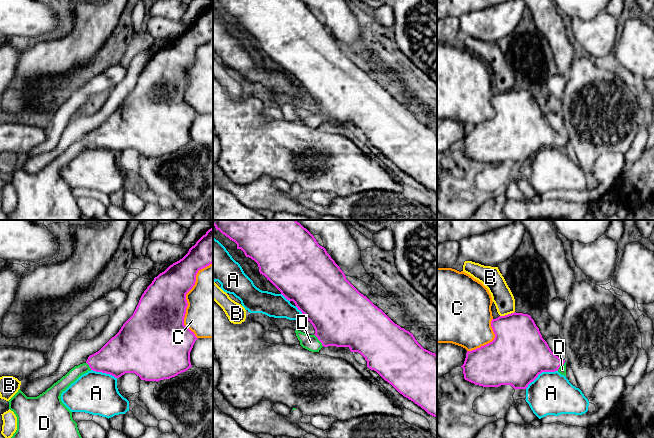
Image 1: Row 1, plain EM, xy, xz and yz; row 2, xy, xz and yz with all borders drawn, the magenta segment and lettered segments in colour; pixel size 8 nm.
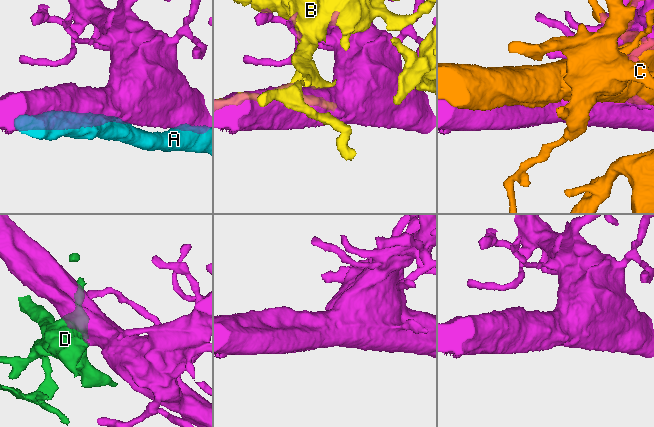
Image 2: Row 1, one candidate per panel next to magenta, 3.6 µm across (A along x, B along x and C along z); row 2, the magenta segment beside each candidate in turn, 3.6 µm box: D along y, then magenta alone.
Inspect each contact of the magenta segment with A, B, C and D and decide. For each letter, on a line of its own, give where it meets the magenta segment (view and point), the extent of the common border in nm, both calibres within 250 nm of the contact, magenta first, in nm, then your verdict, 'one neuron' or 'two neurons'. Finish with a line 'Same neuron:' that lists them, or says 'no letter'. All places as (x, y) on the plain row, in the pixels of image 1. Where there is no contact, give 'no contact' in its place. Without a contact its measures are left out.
A: meets magenta in yz at (541, 148); contact 300 nm long; 460 nm thick on the magenta side, 340 nm on the other; two neurons
B: meets magenta in yz at (508, 90); contact 130 nm long; 400 nm thick on the magenta side, 160 nm on the other; two neurons
C: meets magenta in xy at (185, 74); contact 650 nm long; 400 nm thick on the magenta side, 420 nm on the other; two neurons
D: meets magenta in xz at (318, 115); contact 120 nm long; 460 nm thick on the magenta side, 130 nm on the other; one neuron
Same neuron: D

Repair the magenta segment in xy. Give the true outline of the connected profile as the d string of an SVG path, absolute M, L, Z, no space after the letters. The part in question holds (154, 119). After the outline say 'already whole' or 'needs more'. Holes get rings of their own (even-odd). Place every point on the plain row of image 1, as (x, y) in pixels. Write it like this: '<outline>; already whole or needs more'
M213 3L203 11L188 29L179 37L170 41L164 48L154 54L142 70L133 91L123 100L119 108L112 113L98 128L90 131L83 140L72 144L65 152L54 159L37 173L27 173L20 165L8 177L9 185L17 193L17 206L8 216L9 220L82 220L77 199L72 188L62 179L61 170L81 151L88 147L102 148L119 154L125 149L135 149L141 156L160 157L170 155L192 143L190 128L198 115L194 108L184 101L188 82L186 70L193 64L199 46L213 39Z; needs more

